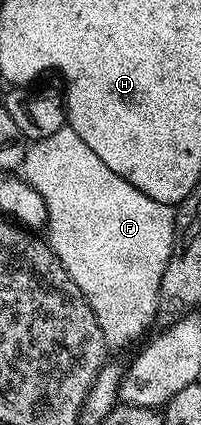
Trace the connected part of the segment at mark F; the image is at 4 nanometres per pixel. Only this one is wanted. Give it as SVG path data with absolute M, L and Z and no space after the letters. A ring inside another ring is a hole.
M68 125L59 128L59 132L54 132L52 136L36 139L26 149L23 177L31 188L35 188L35 192L39 192L39 196L43 196L47 208L49 247L53 249L55 256L63 264L63 268L67 268L67 276L71 276L71 280L75 280L75 284L79 288L79 292L83 292L87 304L91 304L91 312L95 312L95 320L99 320L99 328L103 328L106 347L129 346L136 338L144 339L150 333L149 325L159 318L161 281L163 272L173 255L173 240L177 236L177 215L174 207L163 204L159 200L151 200L151 196L139 192L139 188L132 186L127 180L123 180L123 176L111 172L111 168L107 168L107 164L103 164L103 160L99 160L99 156L95 156L95 152L91 152L91 148L87 148L87 144L83 144L83 140L79 140L77 133Z

